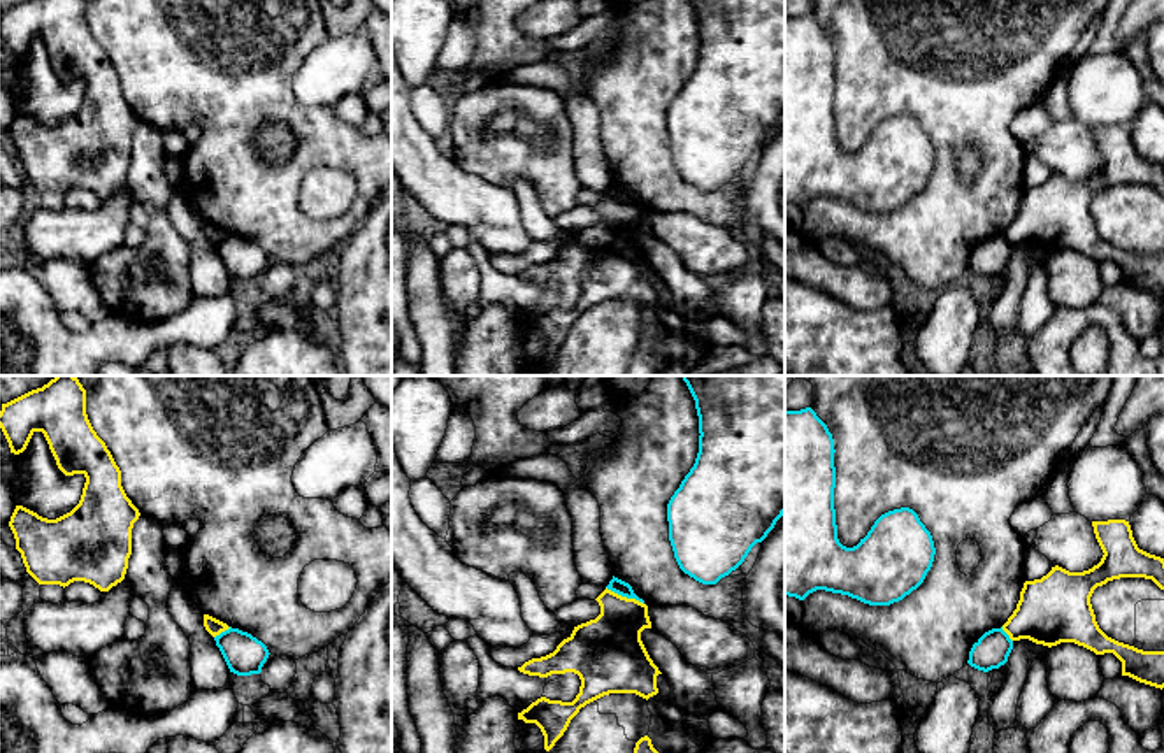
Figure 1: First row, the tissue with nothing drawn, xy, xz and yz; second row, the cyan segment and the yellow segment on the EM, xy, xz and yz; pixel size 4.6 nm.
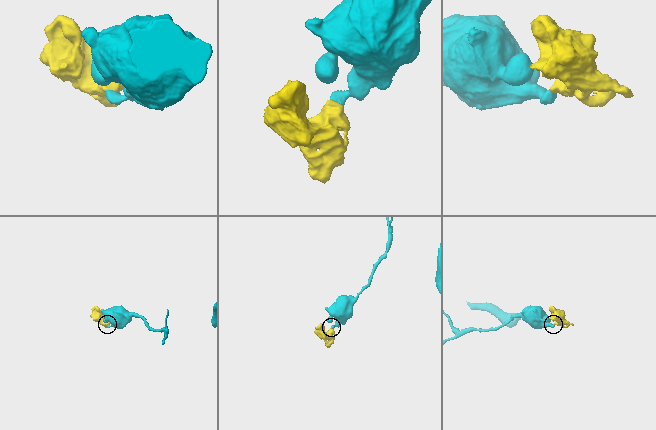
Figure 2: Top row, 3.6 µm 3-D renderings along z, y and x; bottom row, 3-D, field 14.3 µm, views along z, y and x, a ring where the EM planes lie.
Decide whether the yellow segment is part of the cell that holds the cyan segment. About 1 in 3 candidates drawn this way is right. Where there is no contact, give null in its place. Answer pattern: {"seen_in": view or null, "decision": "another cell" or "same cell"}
{"seen_in": "xz", "decision": "another cell"}

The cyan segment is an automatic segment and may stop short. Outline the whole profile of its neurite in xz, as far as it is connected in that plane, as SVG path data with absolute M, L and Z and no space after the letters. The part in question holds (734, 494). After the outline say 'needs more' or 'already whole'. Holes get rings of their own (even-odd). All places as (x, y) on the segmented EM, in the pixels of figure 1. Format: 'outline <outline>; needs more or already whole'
outline M681 376L699 416L699 453L667 504L679 569L702 584L736 570L785 514L785 376Z; already whole

